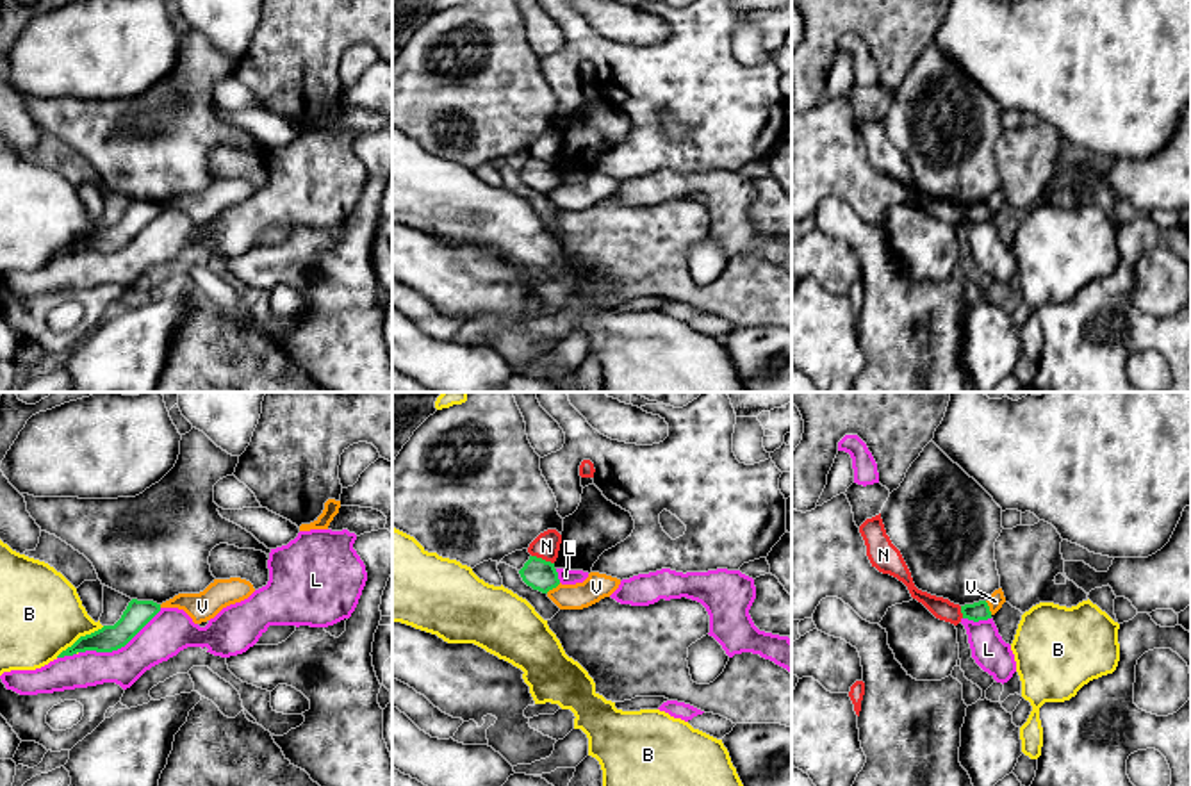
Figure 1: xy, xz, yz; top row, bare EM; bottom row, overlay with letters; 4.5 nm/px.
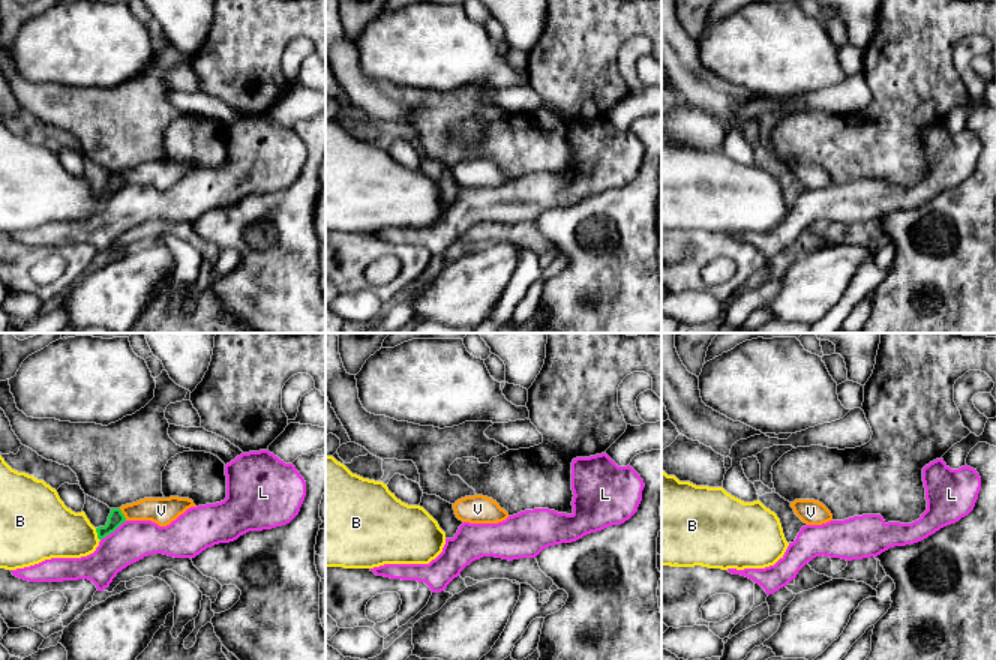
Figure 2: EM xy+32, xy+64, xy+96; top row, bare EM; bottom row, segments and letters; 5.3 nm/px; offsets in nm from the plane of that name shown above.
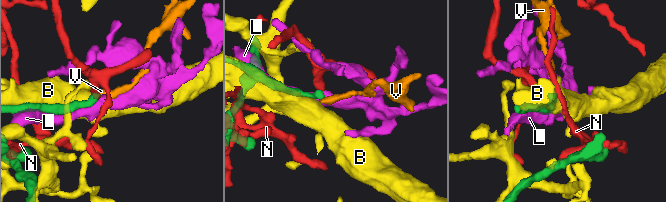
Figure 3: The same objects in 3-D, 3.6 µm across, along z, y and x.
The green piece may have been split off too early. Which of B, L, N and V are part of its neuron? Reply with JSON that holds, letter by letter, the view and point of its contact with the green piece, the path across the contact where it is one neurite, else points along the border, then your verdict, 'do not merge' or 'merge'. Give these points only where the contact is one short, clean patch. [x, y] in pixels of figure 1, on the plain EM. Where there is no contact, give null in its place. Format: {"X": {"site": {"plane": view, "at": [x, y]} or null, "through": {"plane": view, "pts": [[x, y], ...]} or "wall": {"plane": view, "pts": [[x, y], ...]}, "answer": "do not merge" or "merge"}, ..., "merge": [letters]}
{"B": {"site": {"plane": "xy", "at": [81, 237]}, "answer": "do not merge"}, "L": {"site": {"plane": "xy", "at": [120, 248]}, "answer": "do not merge"}, "N": {"site": {"plane": "xz", "at": [542, 161]}, "answer": "do not merge"}, "V": {"site": {"plane": "xz", "at": [553, 188]}, "wall": {"plane": "xz", "pts": [[560, 184], [546, 193]]}, "answer": "do not merge"}, "merge": []}

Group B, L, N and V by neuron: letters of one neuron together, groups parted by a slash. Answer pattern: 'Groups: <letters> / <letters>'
Groups: B / L / N / V

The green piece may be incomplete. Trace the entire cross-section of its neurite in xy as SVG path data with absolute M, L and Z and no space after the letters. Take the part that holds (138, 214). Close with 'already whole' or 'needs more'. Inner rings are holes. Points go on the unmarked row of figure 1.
M132 200L114 226L80 237L71 248L62 251L57 258L73 257L77 253L96 251L112 253L125 248L157 214L160 205L153 201Z; already whole

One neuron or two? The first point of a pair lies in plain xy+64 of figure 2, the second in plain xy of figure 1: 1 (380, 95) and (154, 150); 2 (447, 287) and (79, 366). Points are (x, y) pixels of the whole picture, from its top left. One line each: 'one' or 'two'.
1: one
2: one

